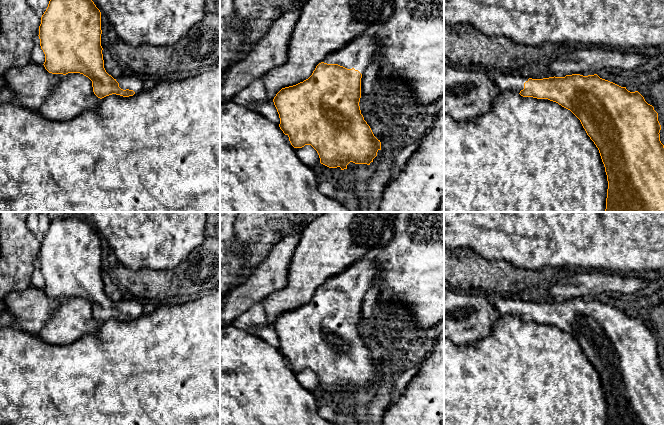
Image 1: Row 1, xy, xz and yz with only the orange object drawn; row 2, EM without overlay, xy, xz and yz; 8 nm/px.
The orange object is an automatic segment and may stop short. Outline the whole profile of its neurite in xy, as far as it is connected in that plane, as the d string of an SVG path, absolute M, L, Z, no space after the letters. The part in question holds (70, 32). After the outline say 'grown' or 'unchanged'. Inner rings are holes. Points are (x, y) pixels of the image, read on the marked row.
M50 0L38 35L45 54L45 69L52 74L83 74L92 81L93 92L100 99L112 94L129 97L141 93L144 79L128 72L114 79L106 72L101 34L101 12L92 0Z; grown

